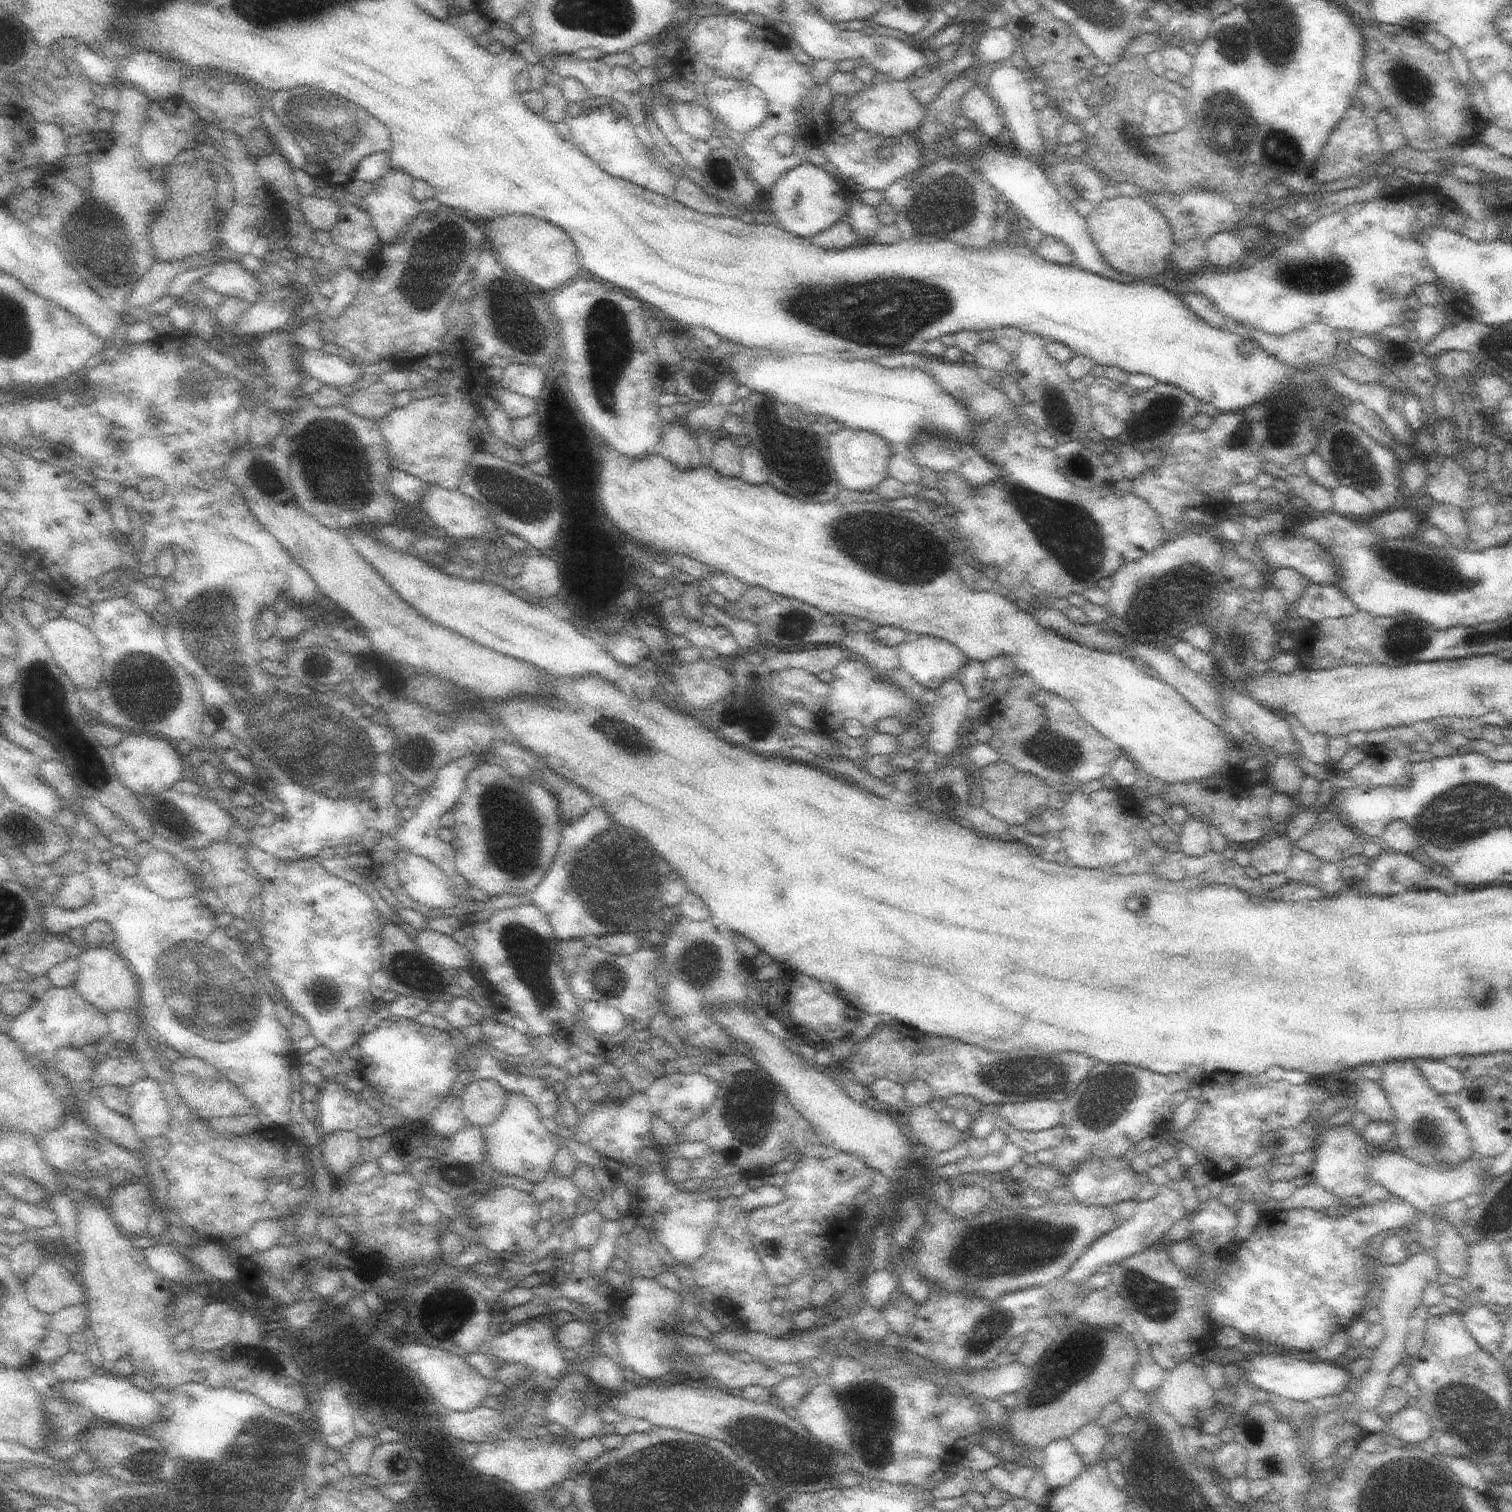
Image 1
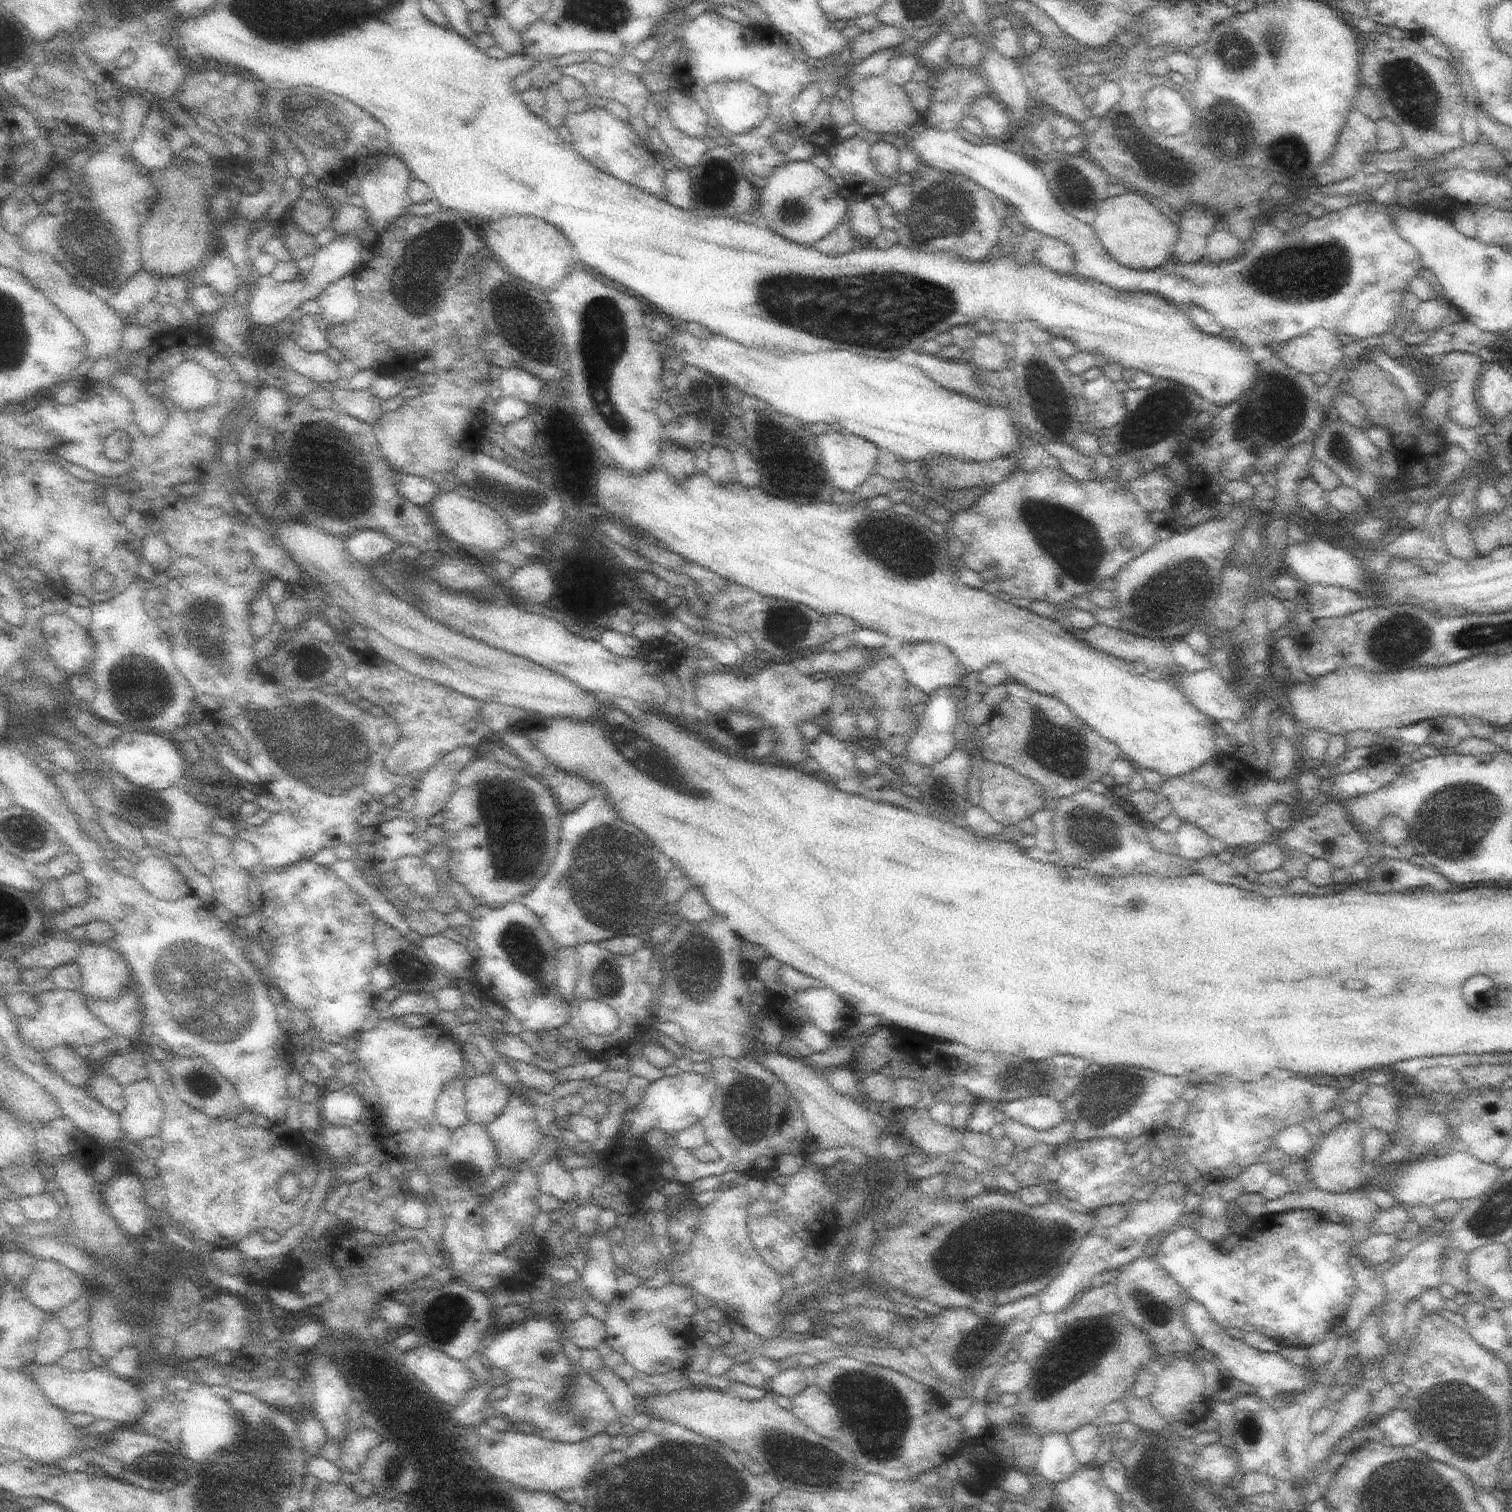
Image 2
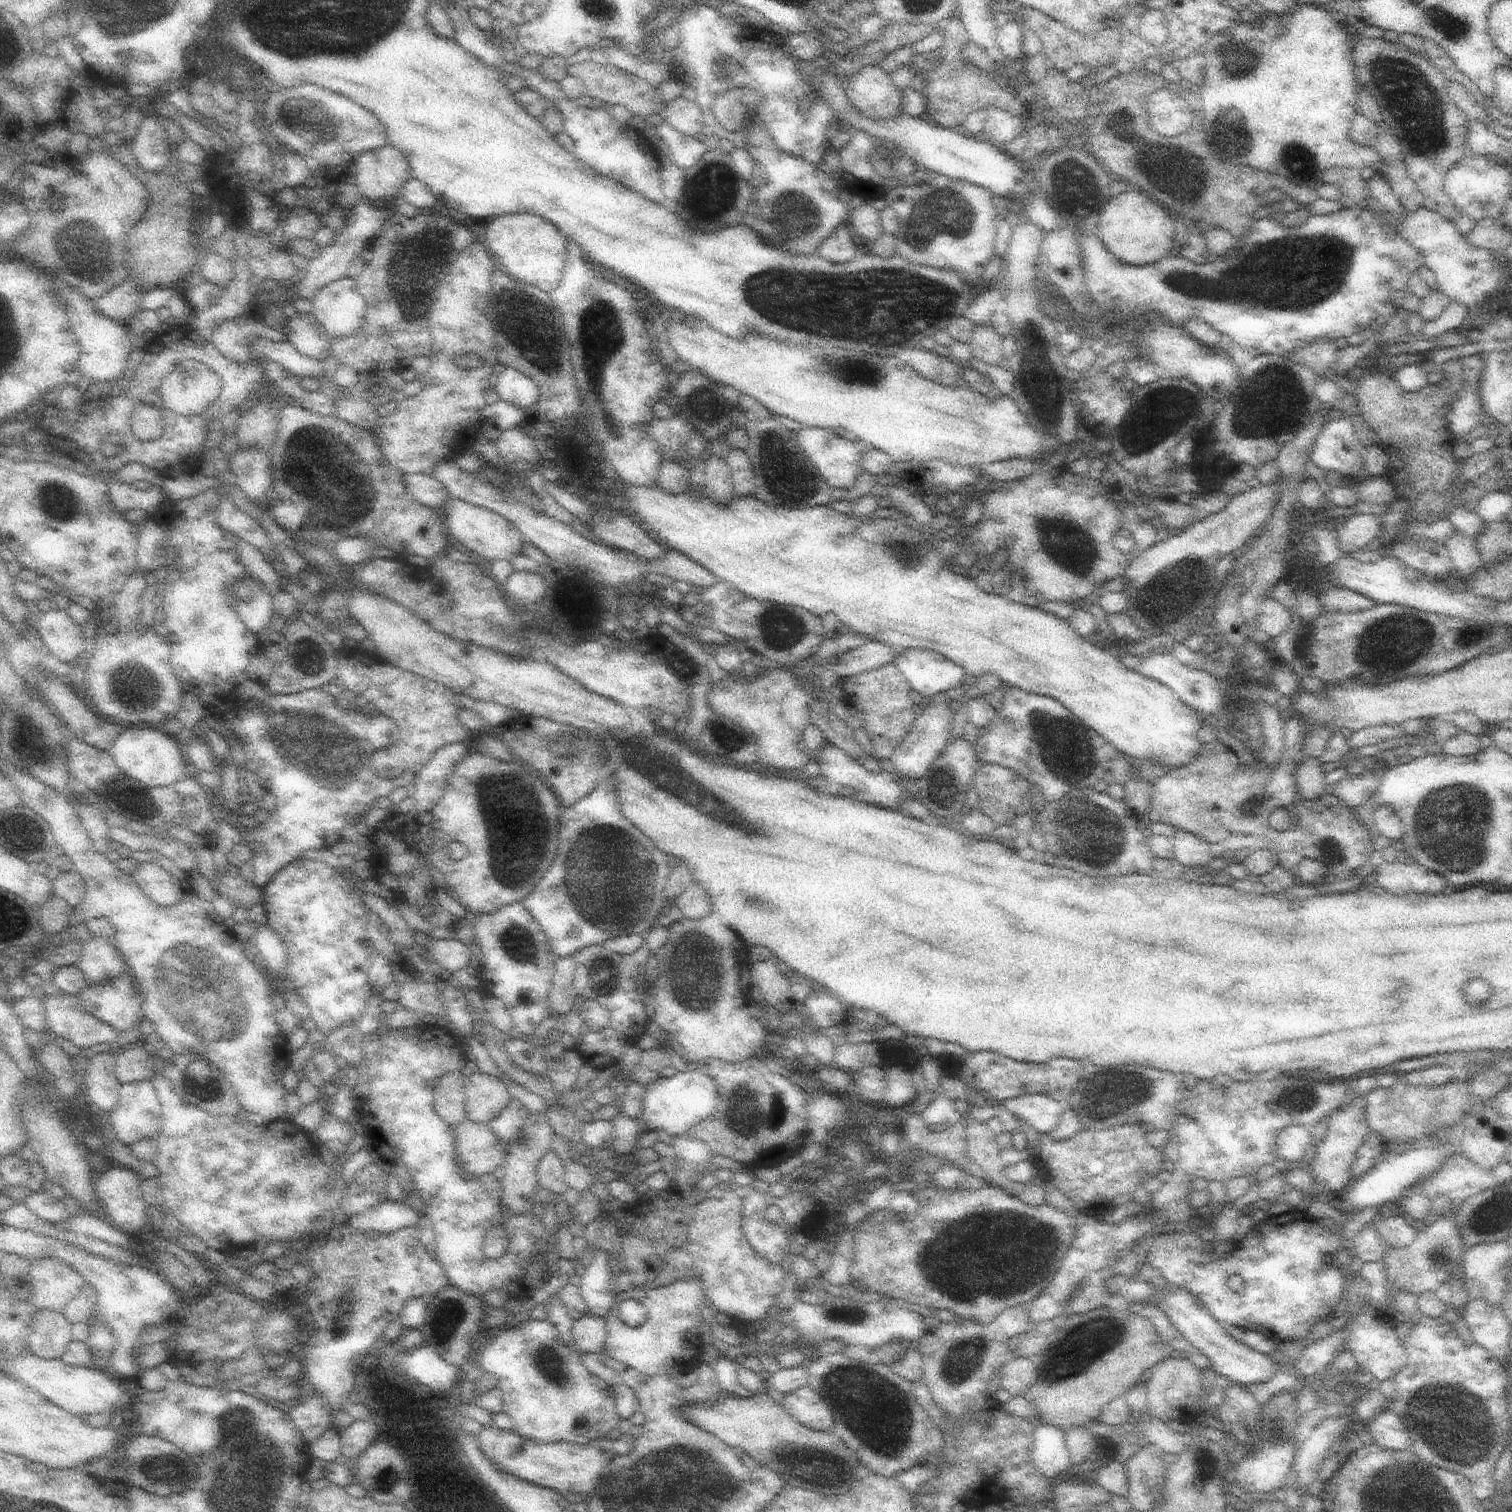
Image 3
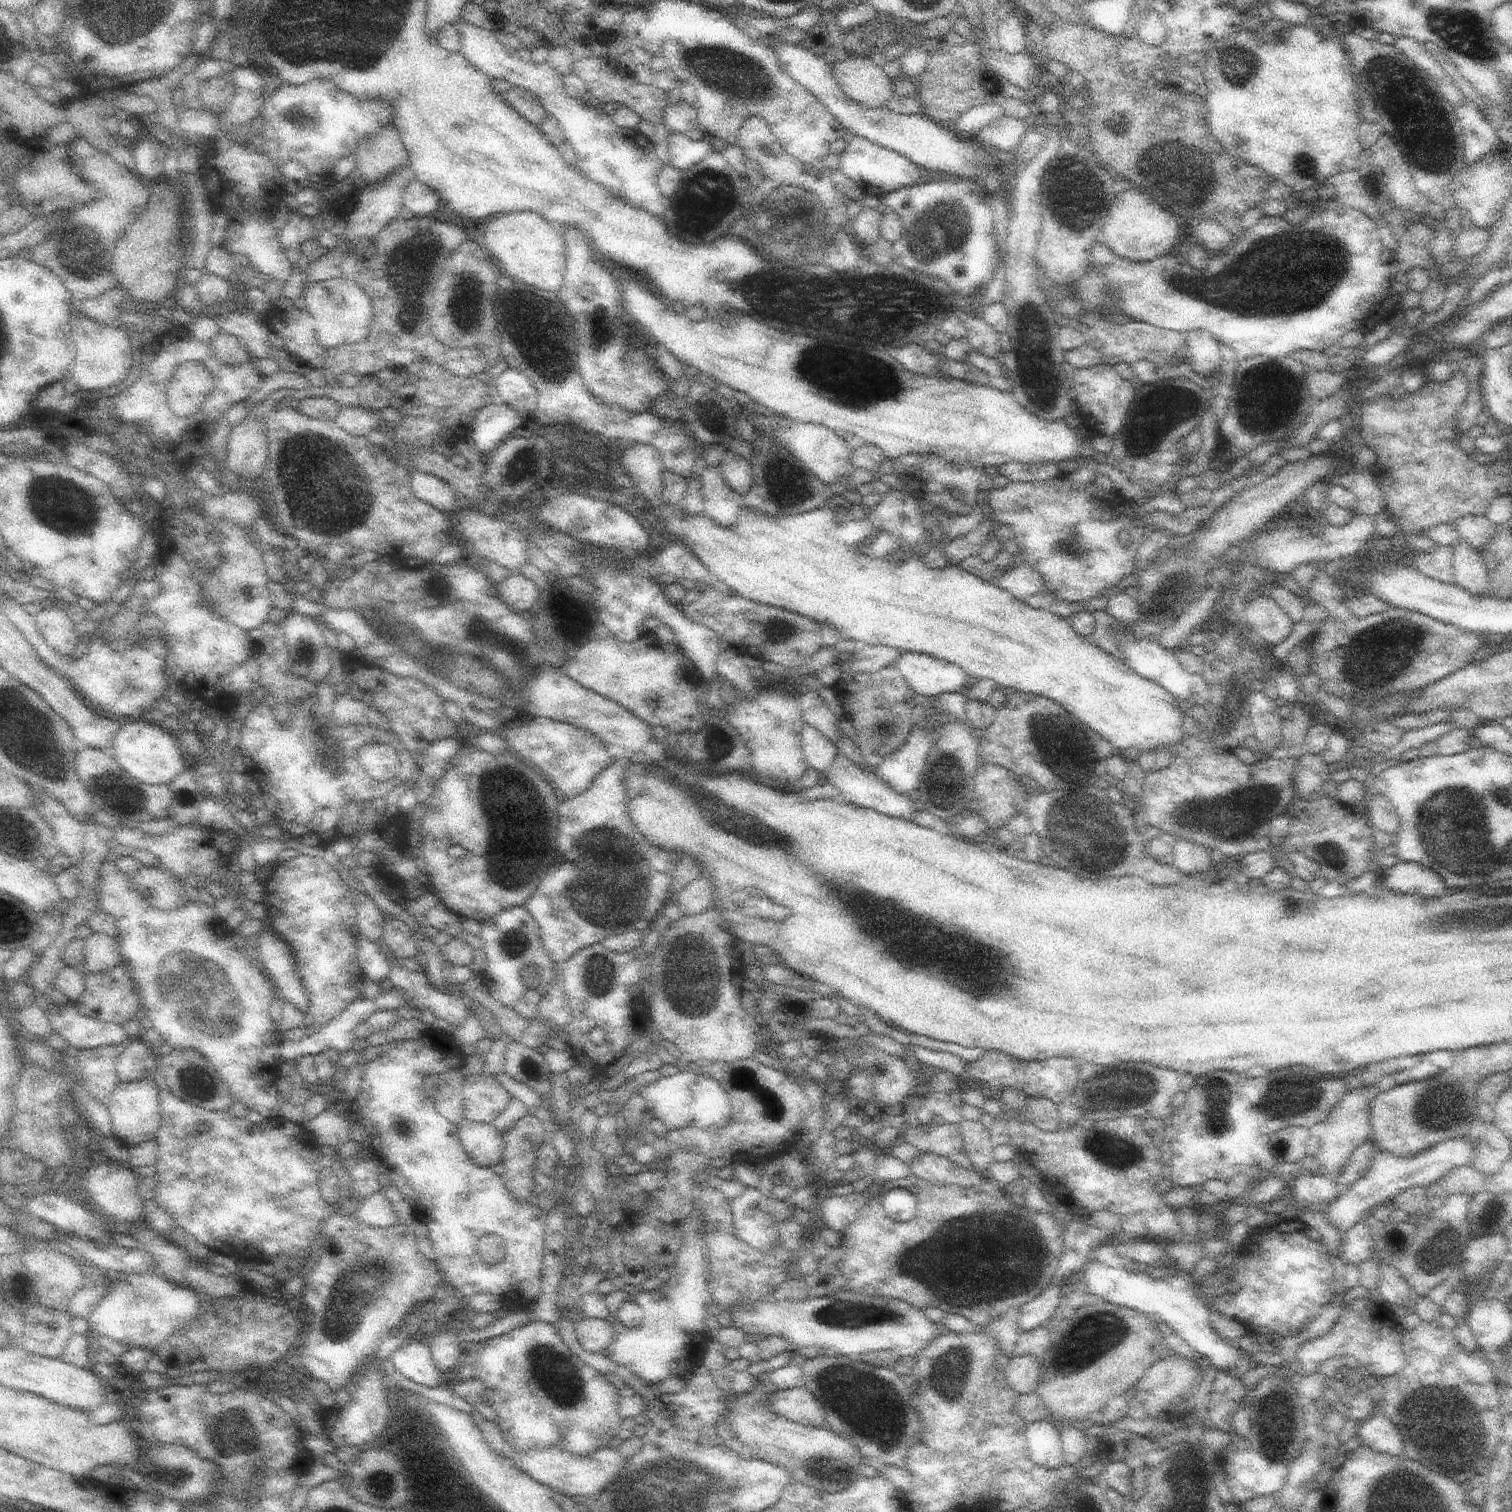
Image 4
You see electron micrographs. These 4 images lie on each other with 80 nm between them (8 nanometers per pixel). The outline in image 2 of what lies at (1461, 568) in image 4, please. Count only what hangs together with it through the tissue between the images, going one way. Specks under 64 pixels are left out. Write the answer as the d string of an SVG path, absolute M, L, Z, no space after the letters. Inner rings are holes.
M1448 513L1441 527L1450 554L1464 560L1472 560L1479 554L1471 530L1462 519Z

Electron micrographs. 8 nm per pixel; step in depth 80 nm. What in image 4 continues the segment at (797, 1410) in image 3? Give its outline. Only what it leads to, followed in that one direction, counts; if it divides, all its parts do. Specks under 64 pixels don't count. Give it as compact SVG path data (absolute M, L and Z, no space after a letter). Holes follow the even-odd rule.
M804 1386L780 1390L768 1394L771 1407L782 1416L811 1427L829 1426L824 1407L820 1401Z

